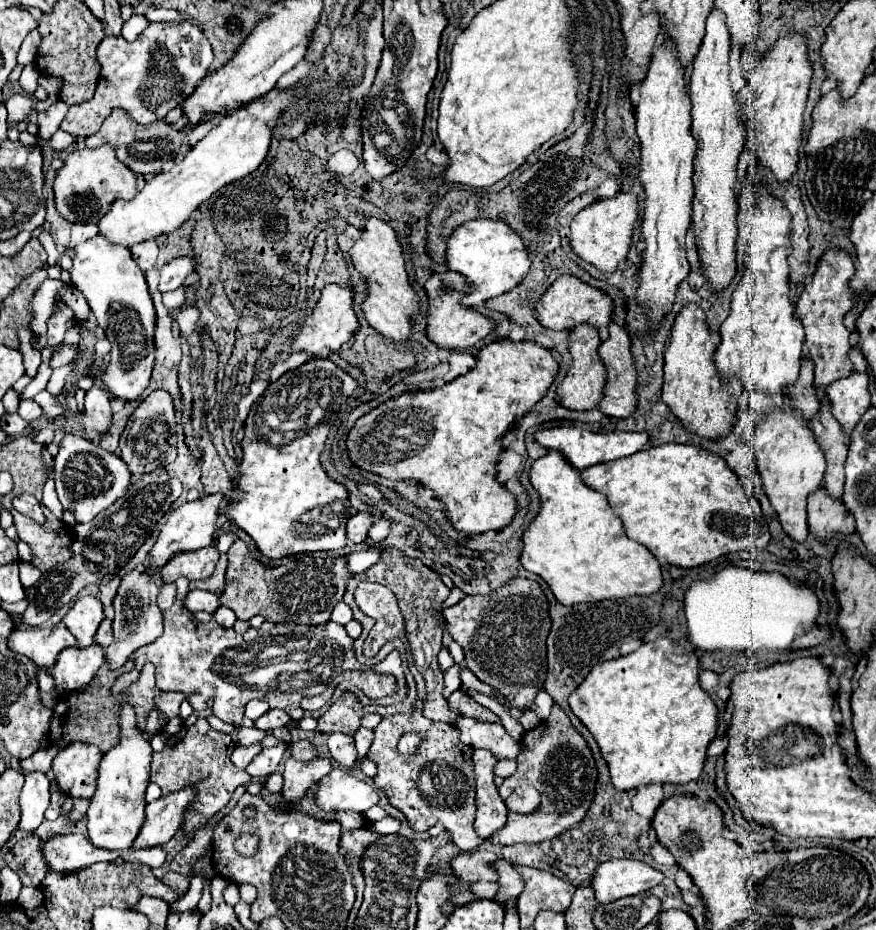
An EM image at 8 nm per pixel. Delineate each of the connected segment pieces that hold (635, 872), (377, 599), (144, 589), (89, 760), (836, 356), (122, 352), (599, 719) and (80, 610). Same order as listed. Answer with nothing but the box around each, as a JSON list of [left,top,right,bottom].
[[593,860,665,904],[355,582,405,658],[105,564,163,668],[53,742,102,798],[797,246,855,386],[71,236,157,400],[569,638,719,790],[63,596,103,646]]

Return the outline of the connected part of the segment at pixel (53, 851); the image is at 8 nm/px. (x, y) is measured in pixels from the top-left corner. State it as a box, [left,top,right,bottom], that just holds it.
[43,834,123,870]

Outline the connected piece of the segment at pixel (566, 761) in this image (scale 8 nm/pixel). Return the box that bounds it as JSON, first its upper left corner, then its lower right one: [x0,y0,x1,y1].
[489,704,597,844]

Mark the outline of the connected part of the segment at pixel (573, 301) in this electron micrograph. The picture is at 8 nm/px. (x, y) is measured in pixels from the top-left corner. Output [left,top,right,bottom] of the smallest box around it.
[535,276,613,340]

